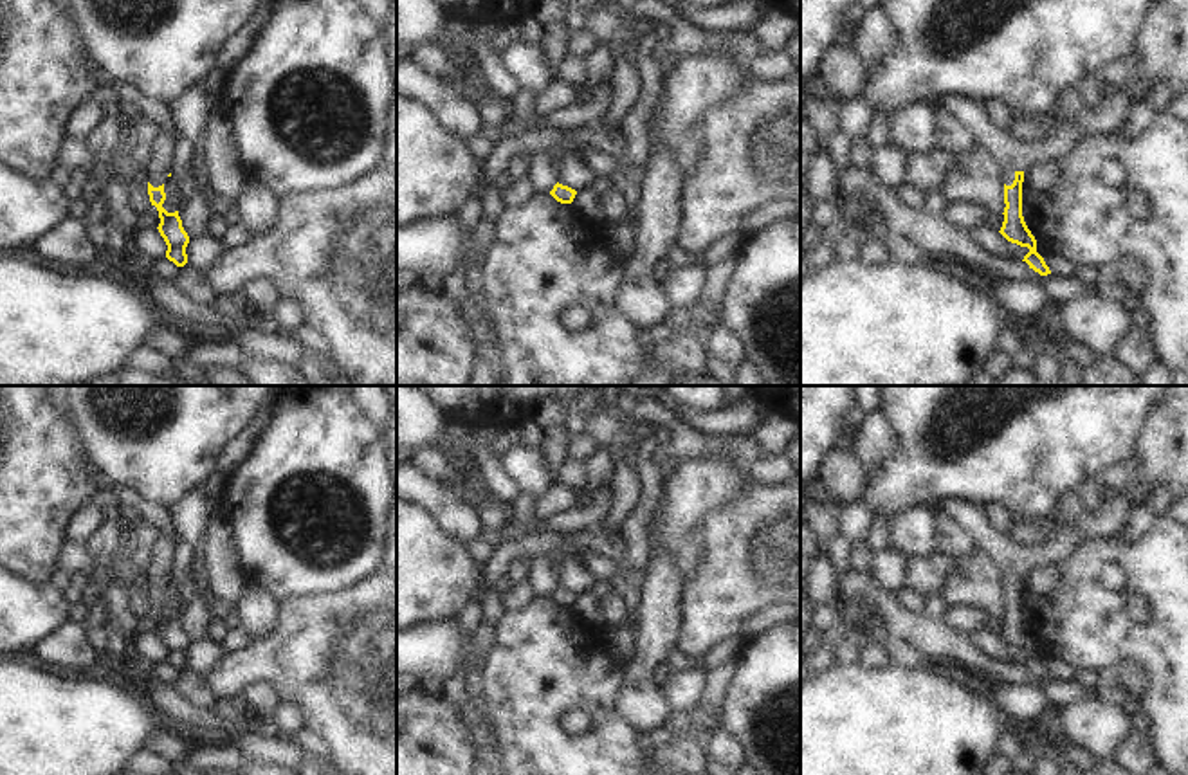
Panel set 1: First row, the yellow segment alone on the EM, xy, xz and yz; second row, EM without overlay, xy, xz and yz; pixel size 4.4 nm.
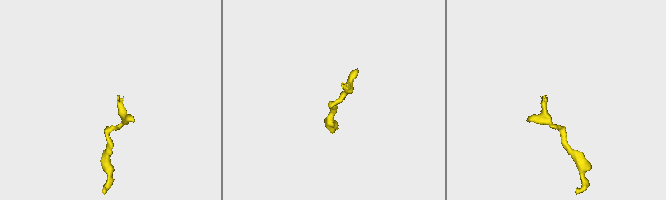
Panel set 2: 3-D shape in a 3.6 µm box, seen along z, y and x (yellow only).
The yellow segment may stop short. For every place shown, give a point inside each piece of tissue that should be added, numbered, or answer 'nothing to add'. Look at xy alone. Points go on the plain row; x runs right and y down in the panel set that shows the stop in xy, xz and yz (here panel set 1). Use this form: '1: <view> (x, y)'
1: xy (157, 574)

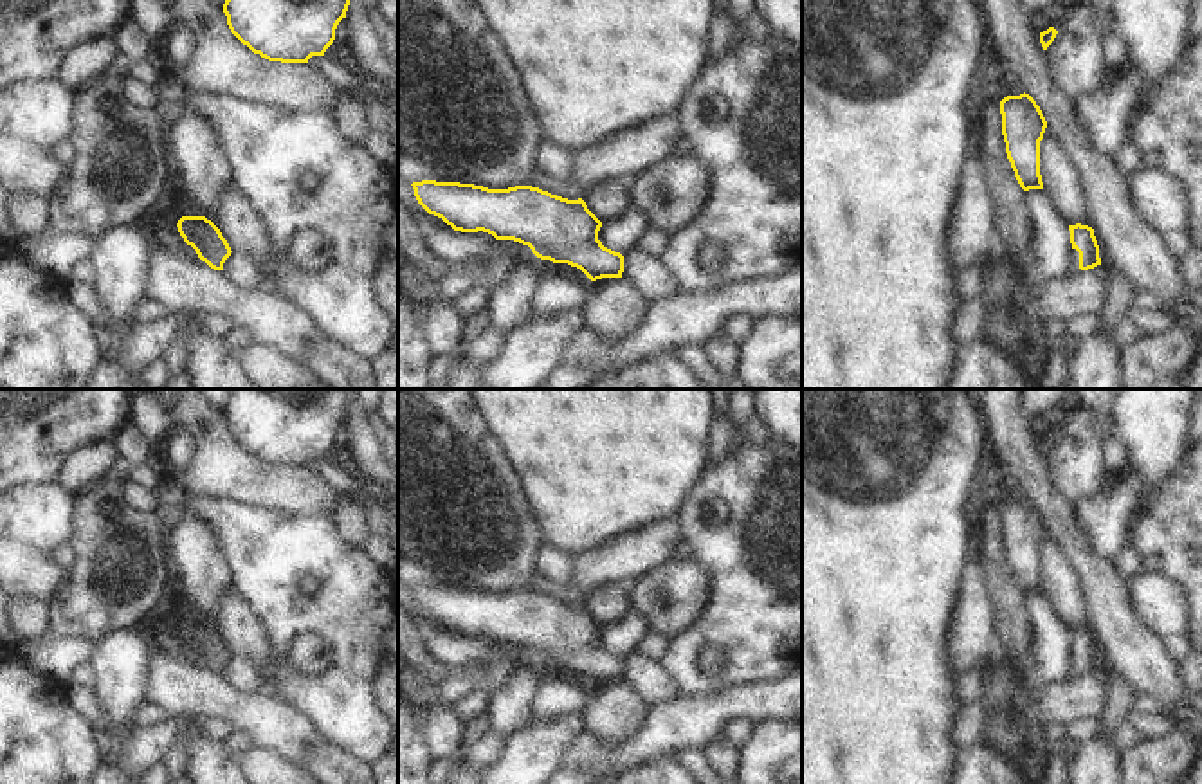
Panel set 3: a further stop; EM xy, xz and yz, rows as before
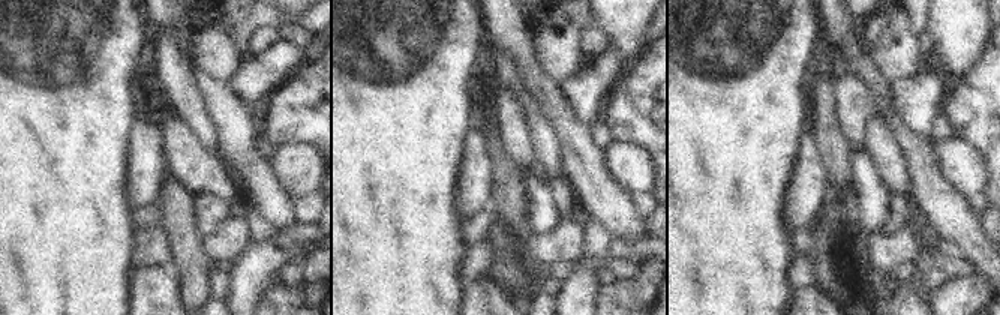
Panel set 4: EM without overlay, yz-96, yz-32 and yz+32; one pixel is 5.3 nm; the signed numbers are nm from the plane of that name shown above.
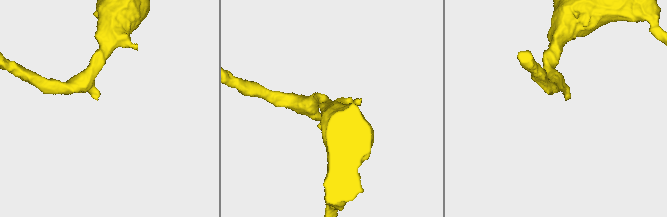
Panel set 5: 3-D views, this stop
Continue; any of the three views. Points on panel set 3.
1: yz (1074, 673)

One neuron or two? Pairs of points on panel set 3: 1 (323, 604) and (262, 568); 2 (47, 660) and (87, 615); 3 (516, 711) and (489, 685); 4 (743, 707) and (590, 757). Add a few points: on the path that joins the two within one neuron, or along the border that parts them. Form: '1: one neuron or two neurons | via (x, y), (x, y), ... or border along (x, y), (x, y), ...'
1: one neuron | via (309, 604), (300, 604), (276, 583)
2: two neurons | border along (45, 635), (80, 637), (94, 644)
3: two neurons | border along (523, 658), (519, 667), (491, 698)
4: one neuron | via (705, 718), (674, 723), (628, 754)

